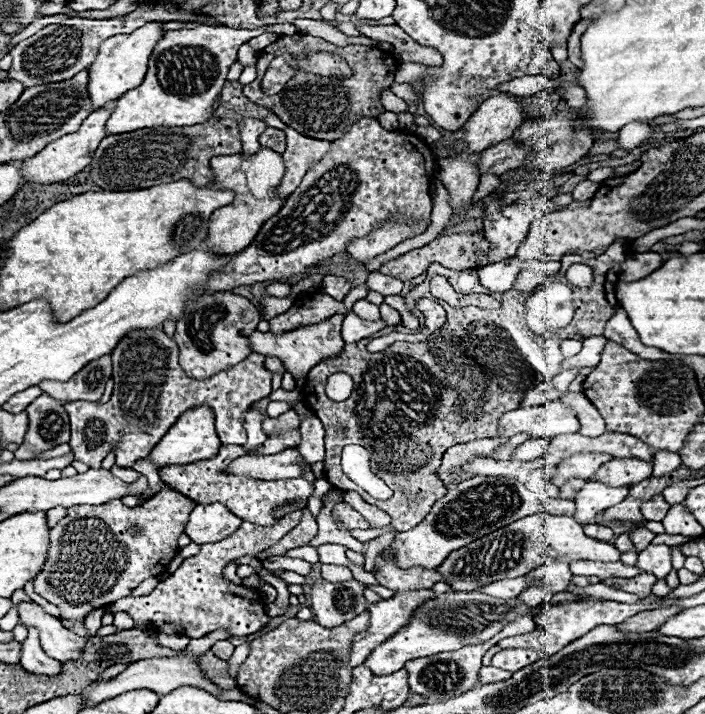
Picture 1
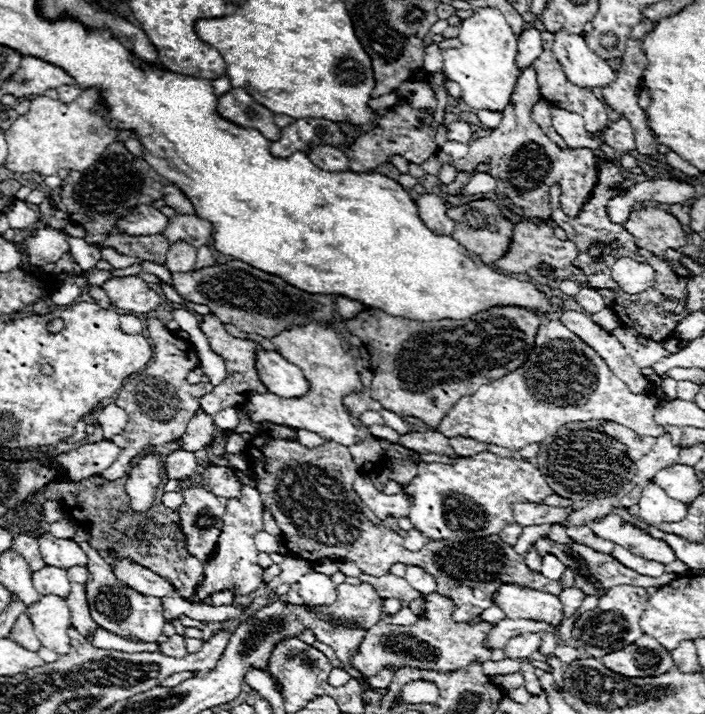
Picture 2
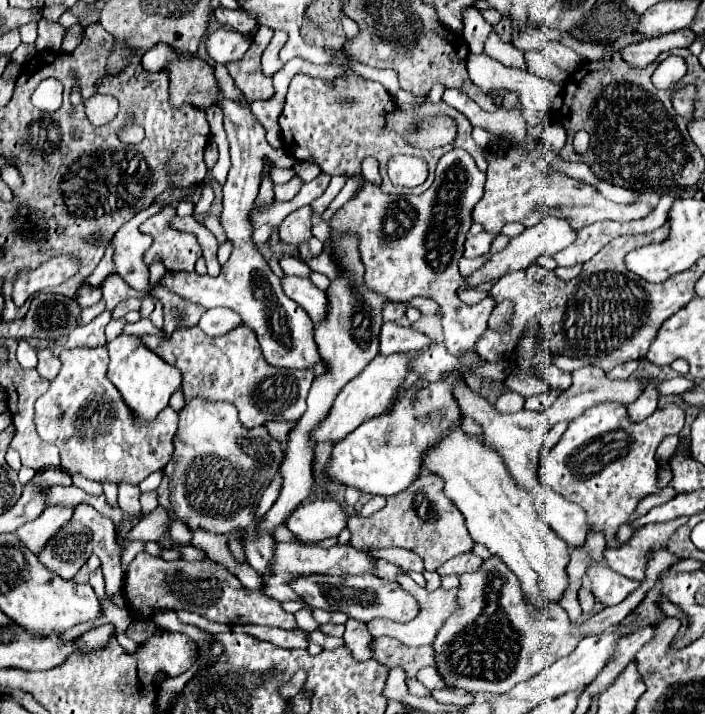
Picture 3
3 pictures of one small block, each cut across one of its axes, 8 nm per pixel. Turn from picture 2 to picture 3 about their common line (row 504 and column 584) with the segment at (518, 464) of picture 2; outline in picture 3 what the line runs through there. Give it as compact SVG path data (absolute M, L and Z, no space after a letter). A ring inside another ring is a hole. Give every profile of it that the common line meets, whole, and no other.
M596 404L582 416L574 418L558 444L544 452L538 466L540 482L566 500L580 504L588 516L590 530L604 530L608 546L618 548L620 544L614 540L618 526L632 516L646 494L658 492L658 464L654 460L656 448L666 436L678 434L682 426L684 412L674 404L664 410L656 410L638 424L628 420L622 404Z

